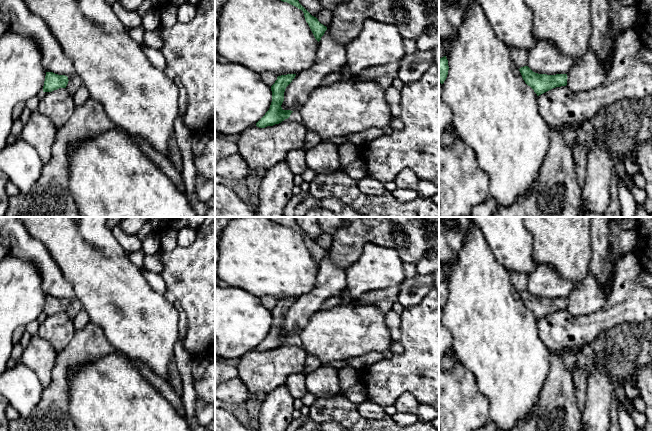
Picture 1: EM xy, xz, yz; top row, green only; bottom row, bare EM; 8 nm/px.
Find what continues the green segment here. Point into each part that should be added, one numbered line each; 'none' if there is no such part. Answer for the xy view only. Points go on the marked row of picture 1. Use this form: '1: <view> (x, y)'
none

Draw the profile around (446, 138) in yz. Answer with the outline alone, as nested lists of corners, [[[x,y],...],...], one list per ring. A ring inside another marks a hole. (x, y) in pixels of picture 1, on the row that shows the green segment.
[[[439,83],[439,143],[445,147],[450,147],[455,137],[448,131],[453,127],[453,113],[447,103],[442,99],[442,84]]]

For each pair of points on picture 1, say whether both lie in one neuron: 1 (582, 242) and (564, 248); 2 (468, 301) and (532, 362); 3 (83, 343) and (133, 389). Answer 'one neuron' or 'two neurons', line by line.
1: one neuron
2: one neuron
3: two neurons

